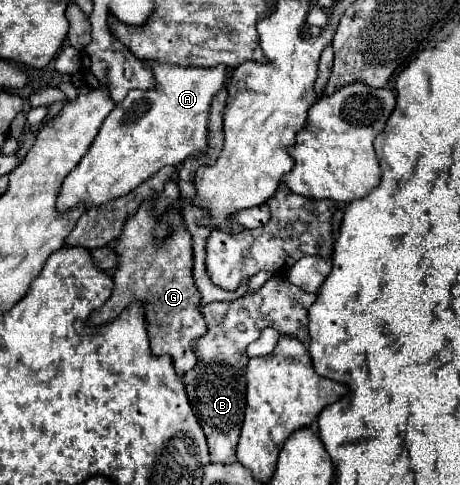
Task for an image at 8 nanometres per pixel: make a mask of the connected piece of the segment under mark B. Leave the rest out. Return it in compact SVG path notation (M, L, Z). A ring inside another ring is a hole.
M285 275L271 277L257 293L245 295L229 303L209 303L201 307L207 323L207 335L195 339L193 349L197 355L197 367L183 375L183 383L193 405L195 415L207 435L211 463L235 463L235 447L241 433L245 413L245 347L261 335L261 329L275 327L281 333L289 333L299 341L309 341L309 307L315 303L315 293L305 293L293 285Z

